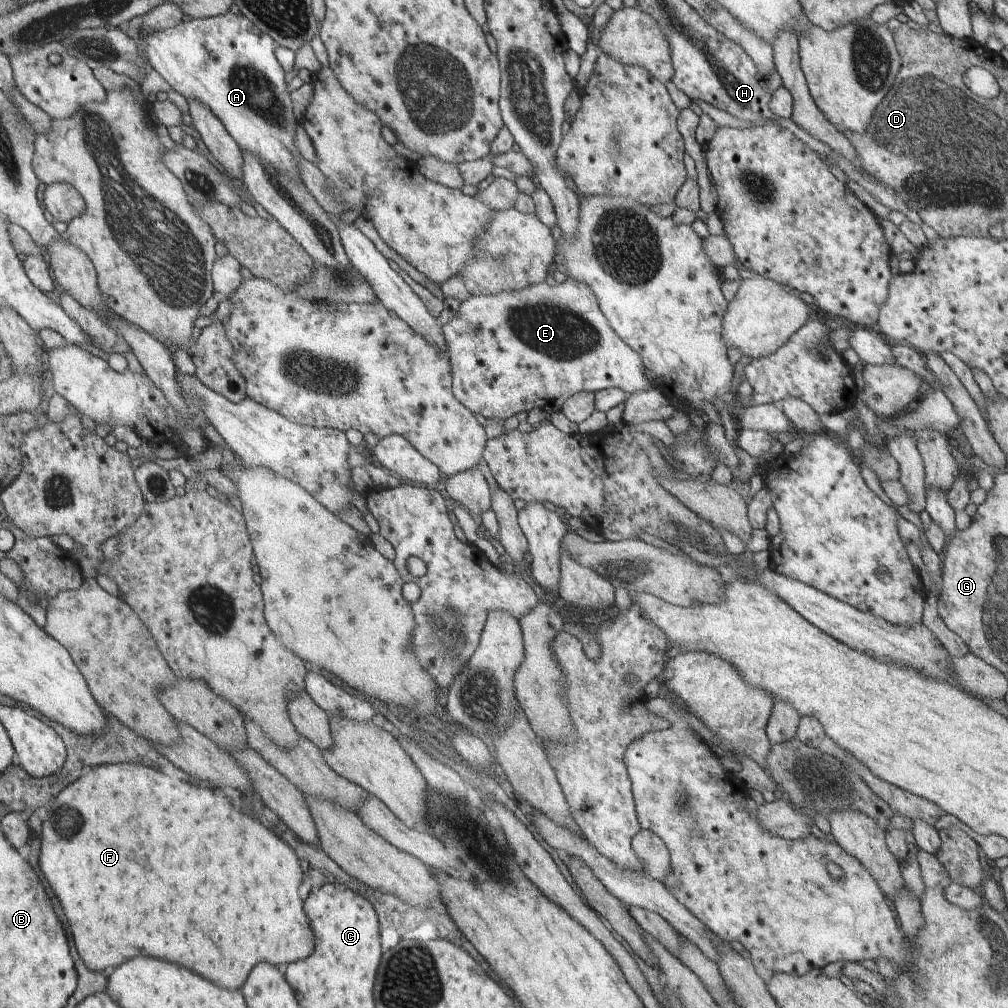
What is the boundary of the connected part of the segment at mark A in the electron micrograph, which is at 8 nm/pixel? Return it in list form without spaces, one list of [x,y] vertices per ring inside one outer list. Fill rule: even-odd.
[[[229,12],[214,17],[186,20],[175,27],[148,31],[145,35],[140,35],[139,32],[139,36],[150,68],[160,73],[170,84],[170,88],[180,93],[186,100],[197,99],[208,106],[239,147],[255,155],[273,174],[276,181],[279,175],[277,169],[301,181],[297,158],[302,156],[297,150],[298,140],[295,138],[292,102],[288,98],[284,82],[284,68],[280,66],[275,56],[276,43],[268,34],[263,34],[243,15],[237,16]]]

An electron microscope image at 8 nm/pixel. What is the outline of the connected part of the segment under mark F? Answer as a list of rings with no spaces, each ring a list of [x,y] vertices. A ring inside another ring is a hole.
[[[134,762],[90,768],[68,788],[62,789],[62,792],[58,793],[58,798],[51,802],[51,806],[43,816],[41,846],[39,862],[42,866],[42,874],[52,886],[54,894],[58,896],[60,906],[64,908],[62,912],[70,924],[70,932],[74,940],[78,938],[78,952],[86,962],[84,966],[92,972],[102,973],[104,970],[114,969],[124,960],[134,956],[154,956],[190,966],[190,970],[198,970],[198,974],[210,978],[210,982],[218,982],[218,986],[226,986],[234,990],[246,982],[250,970],[253,970],[257,964],[270,964],[270,966],[292,964],[308,958],[313,953],[314,931],[306,916],[305,908],[302,908],[305,902],[302,902],[302,898],[298,896],[298,888],[302,884],[302,868],[298,855],[280,836],[276,836],[272,830],[268,830],[252,816],[240,812],[240,809],[230,802],[230,798],[211,787],[194,788],[188,782],[182,782],[154,768],[147,768]],[[78,884],[80,884],[82,908],[78,906]]]

